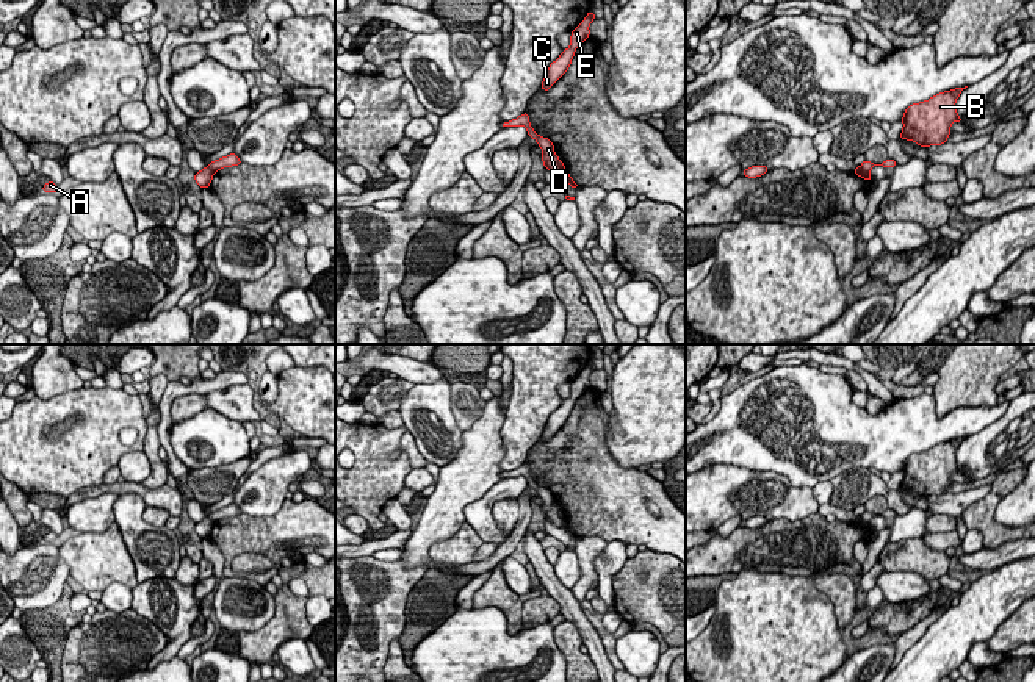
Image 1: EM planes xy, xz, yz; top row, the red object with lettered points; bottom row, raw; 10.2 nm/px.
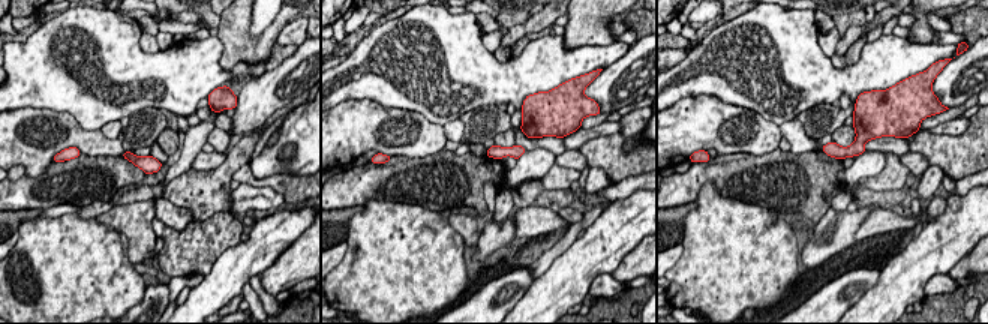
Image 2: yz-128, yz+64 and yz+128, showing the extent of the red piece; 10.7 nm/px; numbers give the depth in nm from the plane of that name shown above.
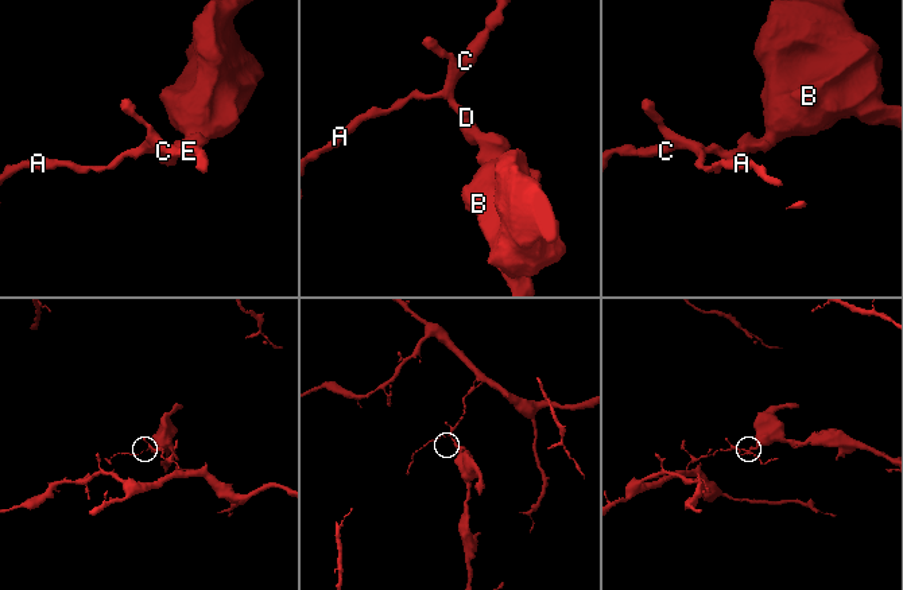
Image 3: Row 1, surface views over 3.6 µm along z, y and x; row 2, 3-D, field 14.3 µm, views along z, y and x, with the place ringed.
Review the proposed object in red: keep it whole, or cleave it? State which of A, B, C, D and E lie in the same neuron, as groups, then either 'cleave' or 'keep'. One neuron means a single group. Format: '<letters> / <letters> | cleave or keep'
A C D E / B | cleave

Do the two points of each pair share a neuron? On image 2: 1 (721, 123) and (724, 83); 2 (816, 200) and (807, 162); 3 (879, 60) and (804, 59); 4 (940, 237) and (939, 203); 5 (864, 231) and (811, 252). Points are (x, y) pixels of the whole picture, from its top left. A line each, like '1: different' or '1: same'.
1: different
2: same
3: same
4: different
5: different

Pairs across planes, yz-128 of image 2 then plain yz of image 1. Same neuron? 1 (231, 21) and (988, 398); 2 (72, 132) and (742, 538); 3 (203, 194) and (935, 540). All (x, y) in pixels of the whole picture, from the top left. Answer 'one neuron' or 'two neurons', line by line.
1: one neuron
2: two neurons
3: two neurons

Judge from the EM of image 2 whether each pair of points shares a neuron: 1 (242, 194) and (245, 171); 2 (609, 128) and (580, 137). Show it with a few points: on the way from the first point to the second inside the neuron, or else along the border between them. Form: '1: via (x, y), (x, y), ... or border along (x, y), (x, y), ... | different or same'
1: border along (240, 182), (270, 186), (278, 191) | different
2: via (601, 129), (588, 134) | same

